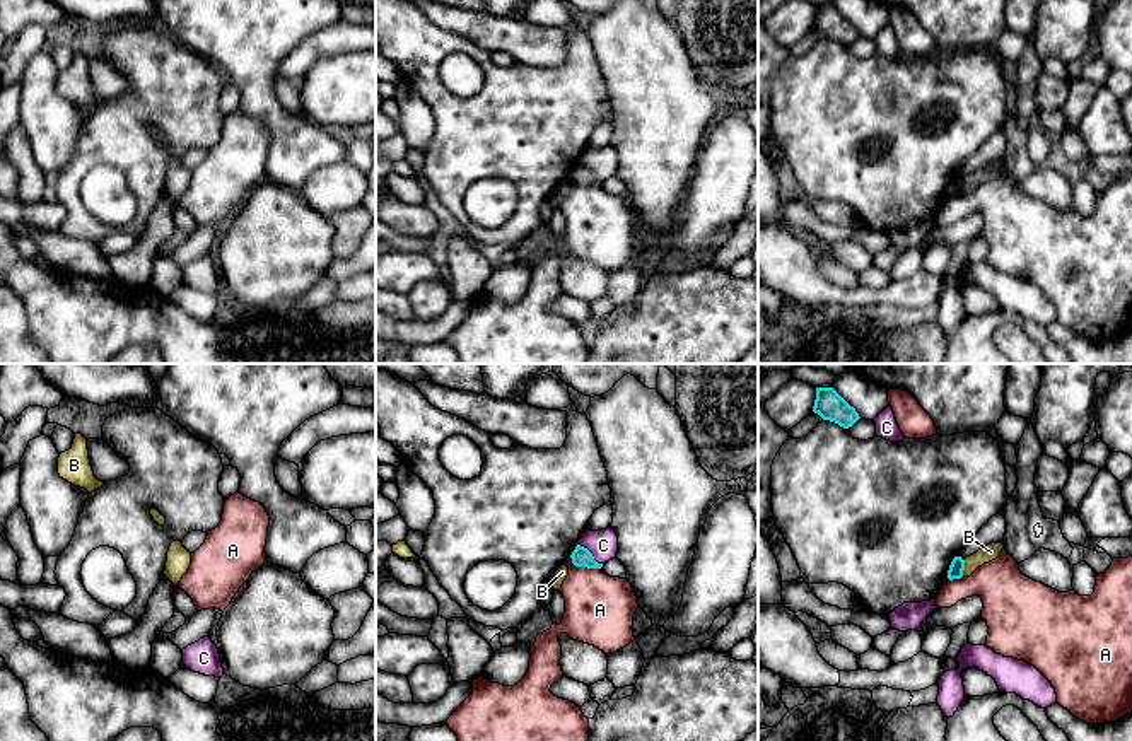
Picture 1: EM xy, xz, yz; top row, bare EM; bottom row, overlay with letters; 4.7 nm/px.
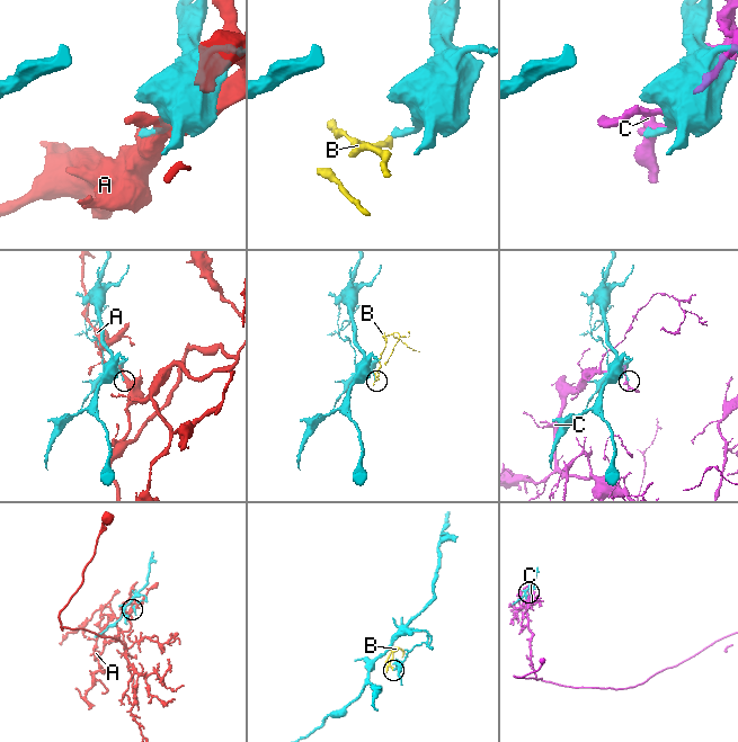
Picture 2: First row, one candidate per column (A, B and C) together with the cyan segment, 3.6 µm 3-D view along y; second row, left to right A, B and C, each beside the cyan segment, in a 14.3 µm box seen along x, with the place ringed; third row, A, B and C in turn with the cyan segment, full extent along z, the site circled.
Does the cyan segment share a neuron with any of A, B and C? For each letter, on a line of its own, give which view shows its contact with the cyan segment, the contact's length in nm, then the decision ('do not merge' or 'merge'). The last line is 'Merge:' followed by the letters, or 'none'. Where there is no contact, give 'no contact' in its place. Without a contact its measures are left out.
A: xz | 160 nm | do not merge
B: yz | 90 nm | do not merge
C: xz | 150 nm | do not merge
Merge: none

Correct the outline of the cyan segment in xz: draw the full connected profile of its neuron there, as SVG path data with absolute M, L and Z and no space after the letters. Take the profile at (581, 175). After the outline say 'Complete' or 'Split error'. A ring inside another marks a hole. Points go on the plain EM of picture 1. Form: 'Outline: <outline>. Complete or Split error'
Outline: M581 162L575 164L570 176L575 184L587 184L587 186L601 186L603 184L603 181L598 181L594 178L592 171Z. Complete

